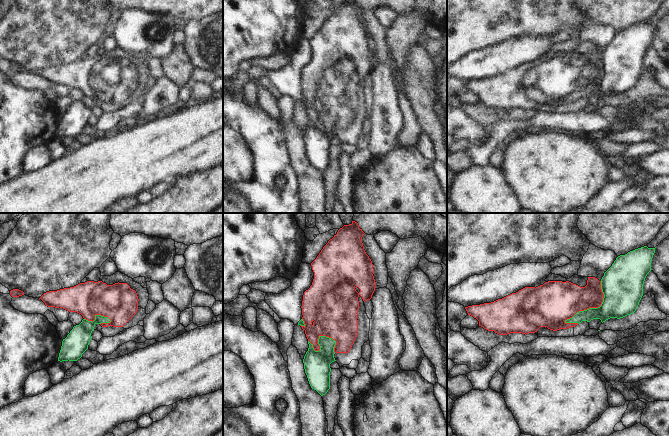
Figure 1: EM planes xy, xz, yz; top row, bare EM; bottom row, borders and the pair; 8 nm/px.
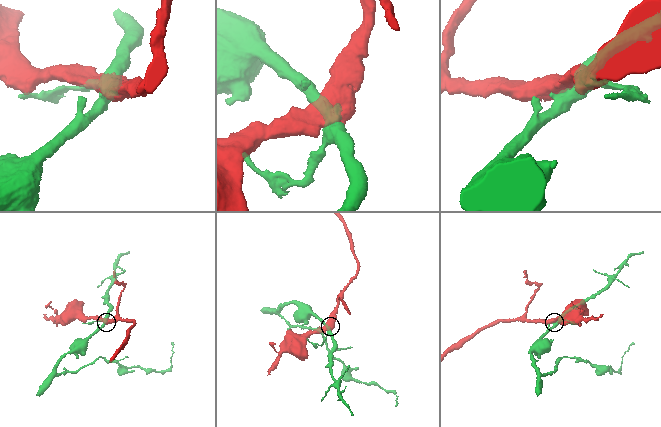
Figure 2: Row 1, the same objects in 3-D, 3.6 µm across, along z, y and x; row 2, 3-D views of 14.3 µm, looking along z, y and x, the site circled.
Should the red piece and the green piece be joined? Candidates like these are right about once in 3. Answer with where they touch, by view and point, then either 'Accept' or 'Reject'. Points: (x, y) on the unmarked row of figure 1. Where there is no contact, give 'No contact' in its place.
Touches red at yz (593, 83). Reject

